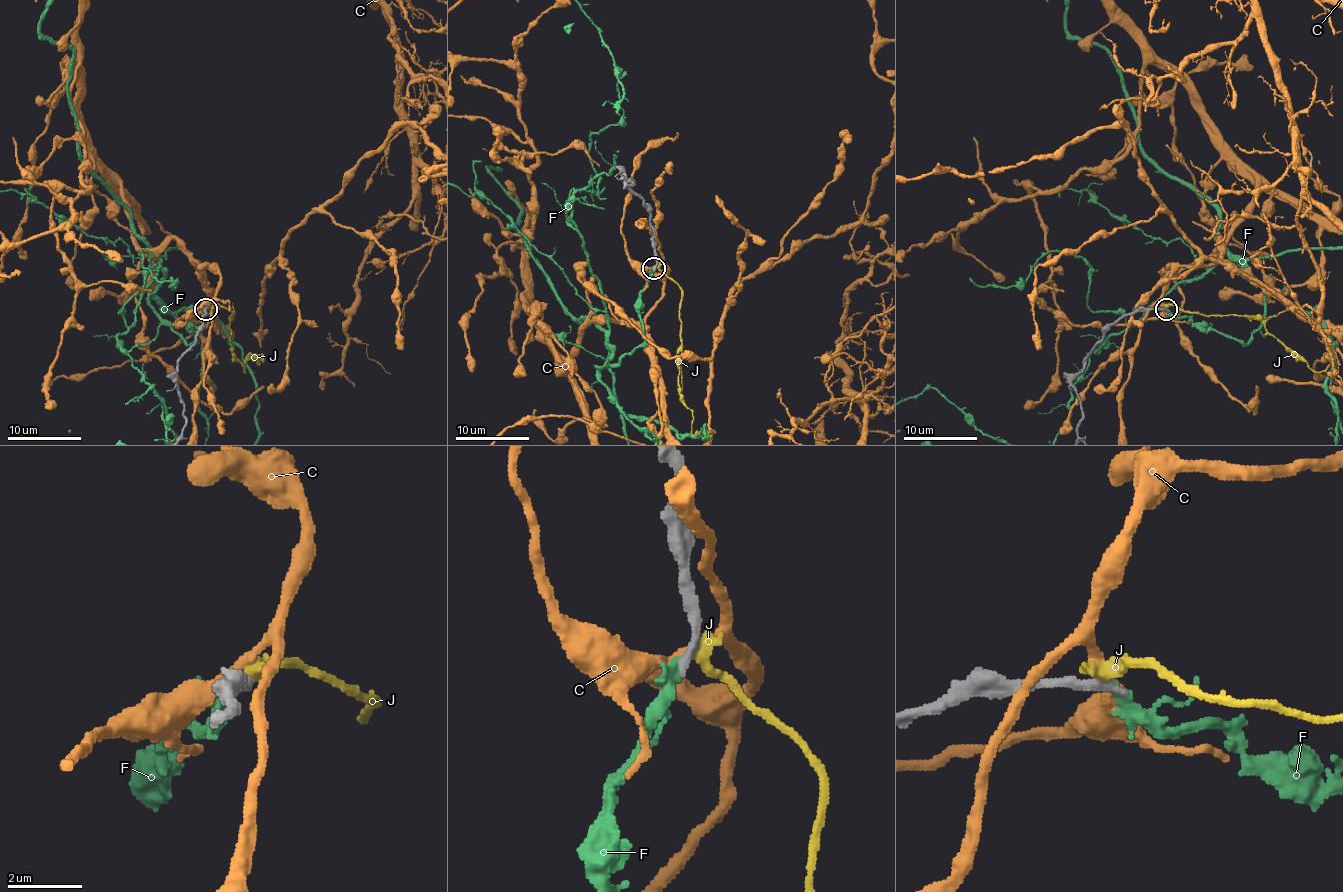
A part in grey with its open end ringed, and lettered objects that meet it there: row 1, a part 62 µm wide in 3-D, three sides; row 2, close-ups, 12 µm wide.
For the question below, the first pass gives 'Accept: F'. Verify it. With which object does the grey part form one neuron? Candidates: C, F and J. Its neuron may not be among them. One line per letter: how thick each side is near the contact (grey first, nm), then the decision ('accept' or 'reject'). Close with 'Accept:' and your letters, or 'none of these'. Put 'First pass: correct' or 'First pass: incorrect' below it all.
C: calibres 300 and 280 nm; reject
F: calibres 280 and 240 nm; accept
J: calibres 340 and 440 nm; reject
Accept: F
First pass: correct

